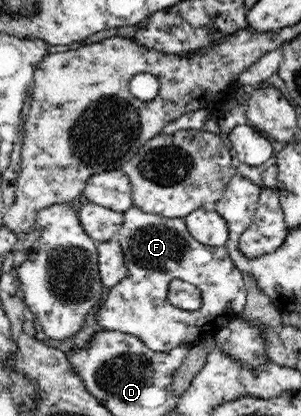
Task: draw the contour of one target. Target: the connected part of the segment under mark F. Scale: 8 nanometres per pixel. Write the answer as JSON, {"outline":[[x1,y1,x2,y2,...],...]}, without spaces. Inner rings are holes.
{"outline":[[135,206,124,212,124,221,116,238,121,245,127,267,127,277,111,287,103,310,99,310,97,324,104,330,129,333,133,340,144,343,155,353,169,354,184,345,191,346,198,340,215,338,216,332,231,323,247,304,248,291,241,271,234,265,225,246,205,245,191,236,185,218,165,218,151,214],[175,279,189,282,203,294,203,306,199,310,180,310,170,302,170,284]]}

